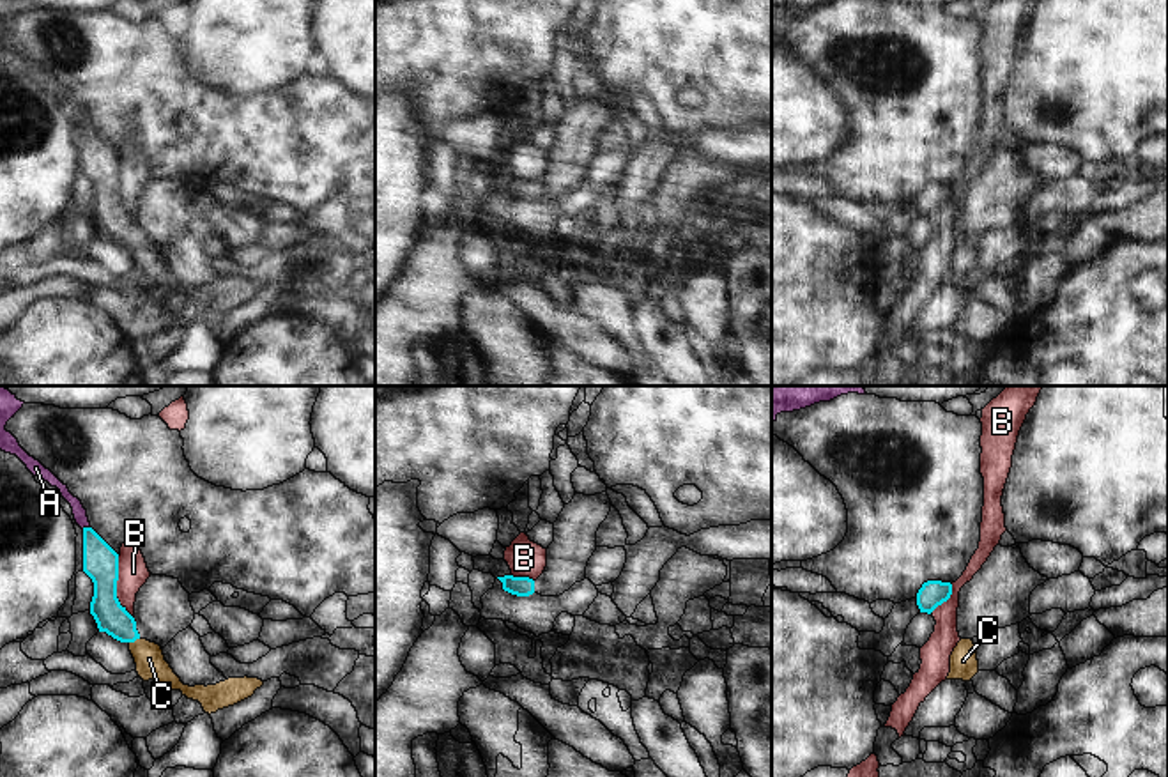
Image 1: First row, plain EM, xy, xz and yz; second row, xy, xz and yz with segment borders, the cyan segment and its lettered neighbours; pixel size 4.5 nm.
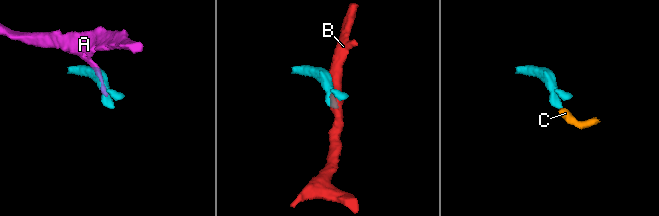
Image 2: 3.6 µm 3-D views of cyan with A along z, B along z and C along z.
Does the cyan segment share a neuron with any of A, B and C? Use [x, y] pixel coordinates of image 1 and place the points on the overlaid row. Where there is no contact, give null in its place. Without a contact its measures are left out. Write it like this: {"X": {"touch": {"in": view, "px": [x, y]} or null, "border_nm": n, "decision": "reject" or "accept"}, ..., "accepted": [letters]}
{"A": {"touch": {"in": "xy", "px": [85, 528]}, "border_nm": 40, "decision": "reject"}, "B": {"touch": {"in": "xy", "px": [115, 588]}, "border_nm": 300, "decision": "reject"}, "C": {"touch": {"in": "xy", "px": [133, 641]}, "border_nm": 50, "decision": "accept"}, "accepted": ["C"]}

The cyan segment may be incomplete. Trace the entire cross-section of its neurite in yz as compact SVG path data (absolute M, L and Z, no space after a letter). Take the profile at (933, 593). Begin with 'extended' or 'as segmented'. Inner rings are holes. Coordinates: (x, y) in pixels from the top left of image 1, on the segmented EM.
as segmented | M927 581L917 593L917 605L920 612L931 614L938 605L947 602L952 595L952 584L941 581Z

